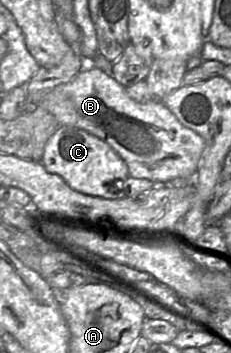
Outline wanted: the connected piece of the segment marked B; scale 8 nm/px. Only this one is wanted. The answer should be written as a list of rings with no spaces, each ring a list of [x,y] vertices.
[[[95,67],[85,68],[71,81],[57,86],[45,95],[38,106],[51,113],[59,126],[85,130],[109,144],[125,161],[131,177],[147,179],[156,185],[179,177],[195,177],[205,147],[204,139],[184,126],[162,101],[139,103],[129,97],[125,89],[126,87],[117,82],[113,76],[102,70]]]

